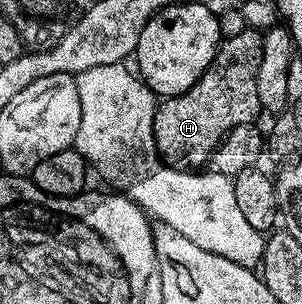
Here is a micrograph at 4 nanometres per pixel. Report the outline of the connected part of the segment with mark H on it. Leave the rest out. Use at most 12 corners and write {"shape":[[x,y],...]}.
{"shape":[[263,32],[219,42],[208,69],[154,109],[158,156],[202,169],[260,115]]}

